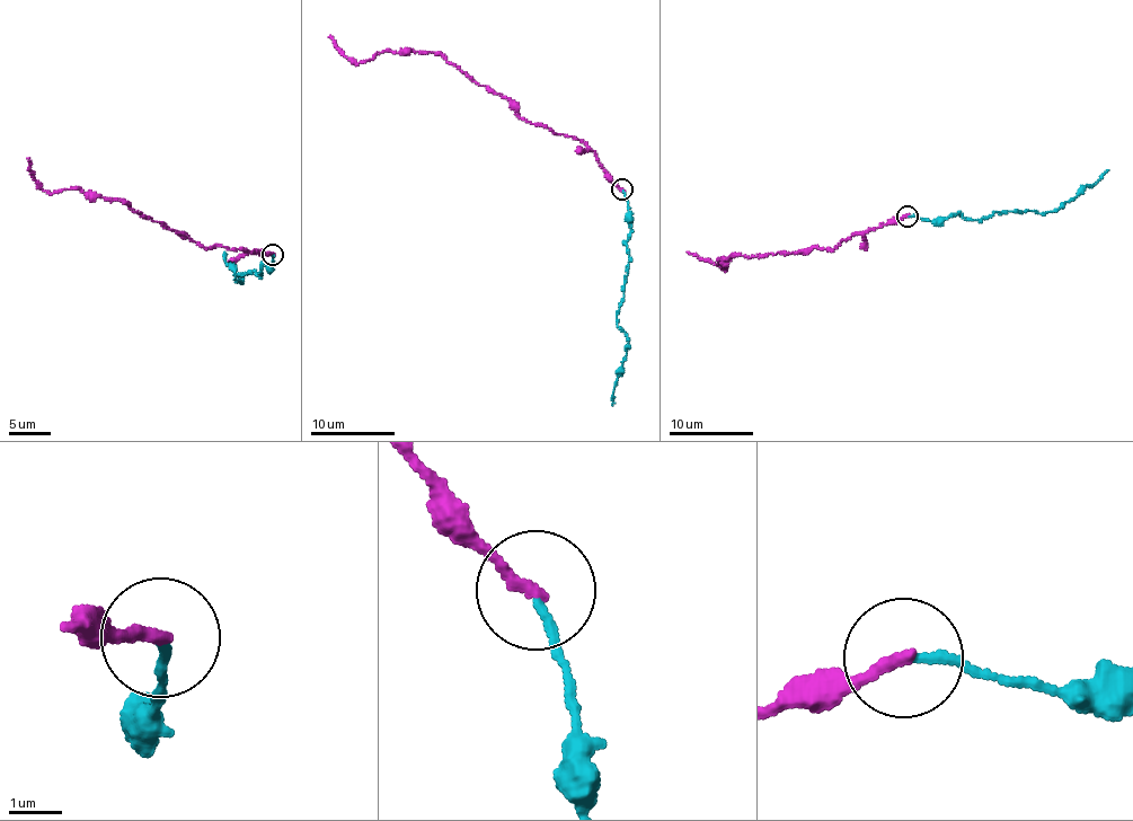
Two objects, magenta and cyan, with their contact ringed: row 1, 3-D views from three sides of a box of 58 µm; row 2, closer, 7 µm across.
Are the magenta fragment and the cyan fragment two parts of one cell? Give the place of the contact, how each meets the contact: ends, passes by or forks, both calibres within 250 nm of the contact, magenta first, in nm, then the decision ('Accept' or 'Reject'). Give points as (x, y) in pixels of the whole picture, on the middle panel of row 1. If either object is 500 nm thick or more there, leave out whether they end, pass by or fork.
Place: (622, 188). At the ring magenta ends. At the ring cyan ends. Thickness 240 nm (magenta) against 150 nm. Accept

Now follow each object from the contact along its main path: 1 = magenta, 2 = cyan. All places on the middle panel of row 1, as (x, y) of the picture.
1: (622, 188), (583, 142), (520, 116), (506, 98), (442, 56), (383, 51), (359, 62), (330, 35)
2: (622, 191), (630, 231), (626, 243), (629, 261), (623, 300), (617, 314), (626, 355), (612, 405)

